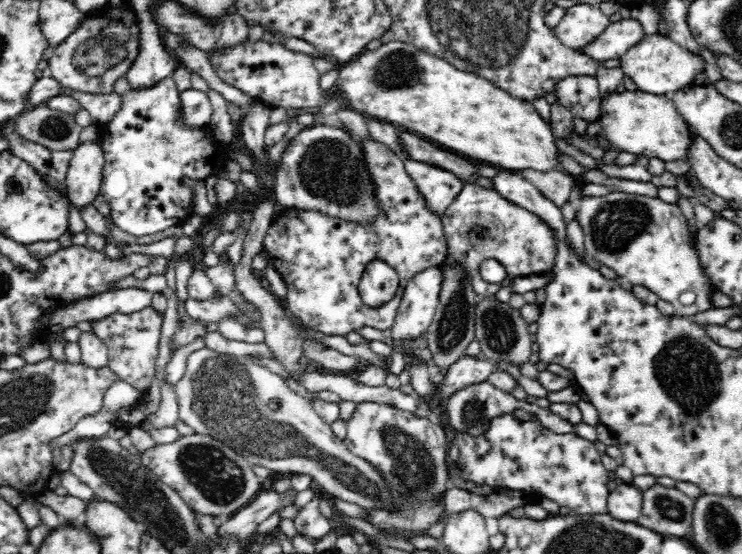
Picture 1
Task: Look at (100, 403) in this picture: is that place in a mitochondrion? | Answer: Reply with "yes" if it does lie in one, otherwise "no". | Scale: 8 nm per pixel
no

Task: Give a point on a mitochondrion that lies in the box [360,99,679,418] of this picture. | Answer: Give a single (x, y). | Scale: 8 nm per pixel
(617, 225)

